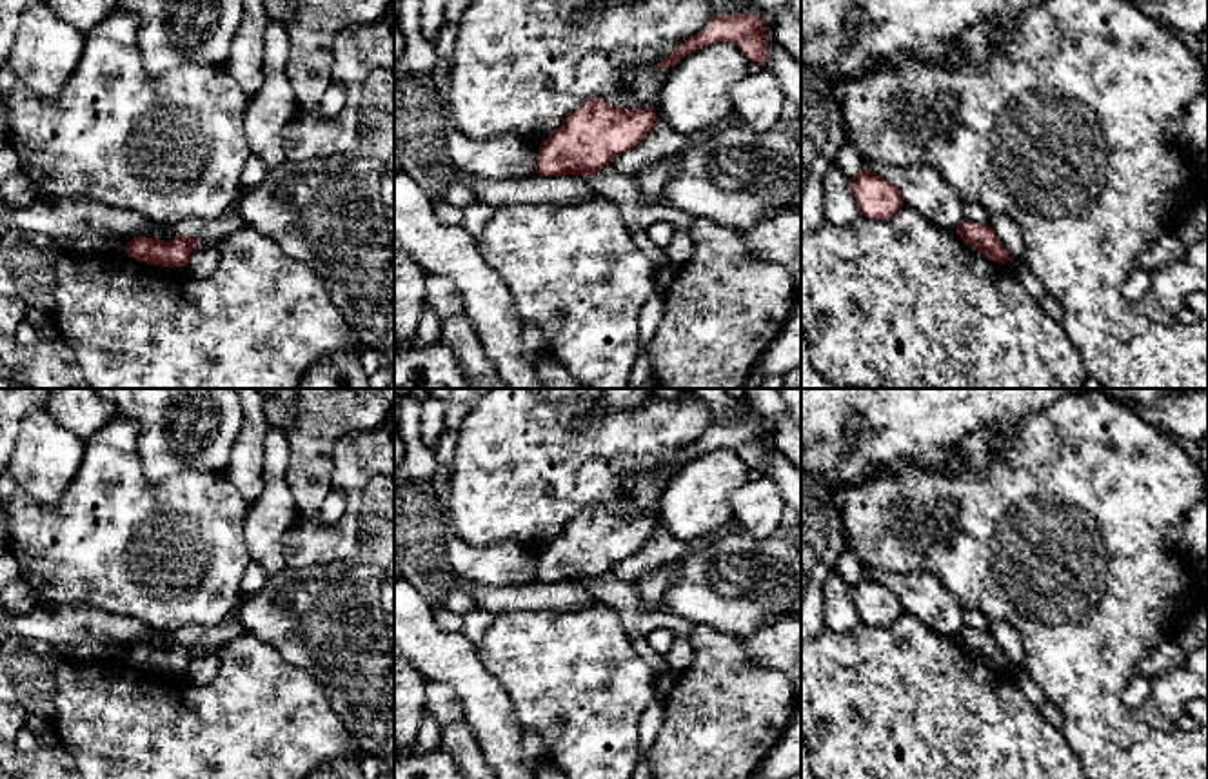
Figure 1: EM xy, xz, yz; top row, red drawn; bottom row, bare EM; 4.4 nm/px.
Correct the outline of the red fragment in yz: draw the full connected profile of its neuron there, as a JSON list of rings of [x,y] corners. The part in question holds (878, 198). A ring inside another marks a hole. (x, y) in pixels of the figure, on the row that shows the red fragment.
[[[868,169],[850,180],[850,192],[857,202],[859,216],[870,220],[892,218],[903,207],[896,185]]]

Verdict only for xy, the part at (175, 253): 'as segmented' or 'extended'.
as segmented

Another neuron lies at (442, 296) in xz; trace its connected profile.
[[[427,274],[423,307],[441,320],[463,314],[461,296],[456,285],[441,274]]]

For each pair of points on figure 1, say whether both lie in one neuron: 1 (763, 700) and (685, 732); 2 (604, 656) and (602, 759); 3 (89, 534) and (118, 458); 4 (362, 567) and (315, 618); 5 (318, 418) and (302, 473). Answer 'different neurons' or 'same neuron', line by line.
1: same neuron
2: same neuron
3: same neuron
4: same neuron
5: same neuron

